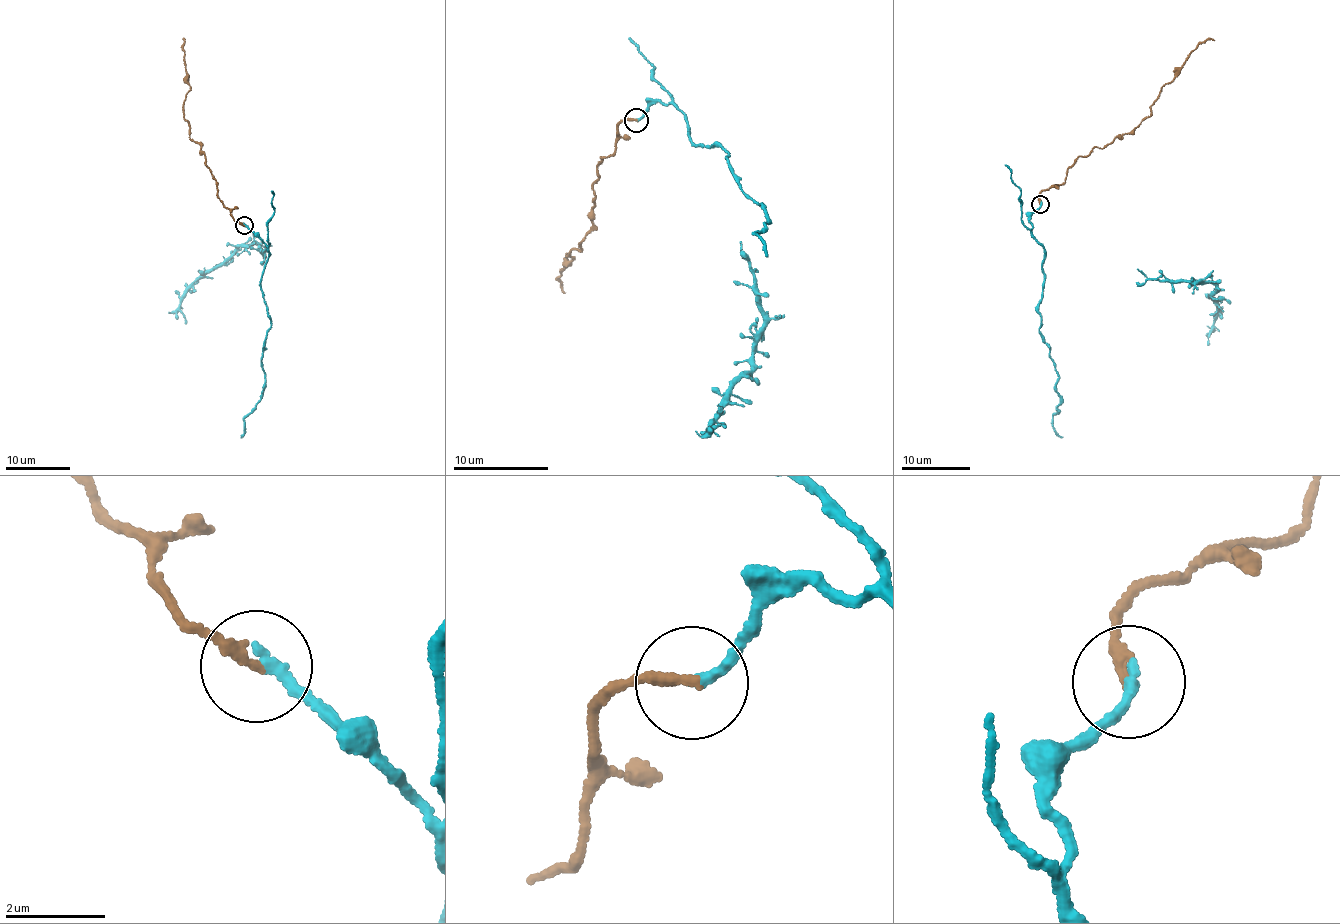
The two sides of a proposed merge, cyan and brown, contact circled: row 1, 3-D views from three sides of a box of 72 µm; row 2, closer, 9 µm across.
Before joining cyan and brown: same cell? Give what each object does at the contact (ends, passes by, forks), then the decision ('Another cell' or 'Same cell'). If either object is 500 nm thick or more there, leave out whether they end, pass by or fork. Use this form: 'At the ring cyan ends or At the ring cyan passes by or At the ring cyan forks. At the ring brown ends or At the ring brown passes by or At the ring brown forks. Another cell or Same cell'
At the ring cyan ends. At the ring brown ends. Same cell

